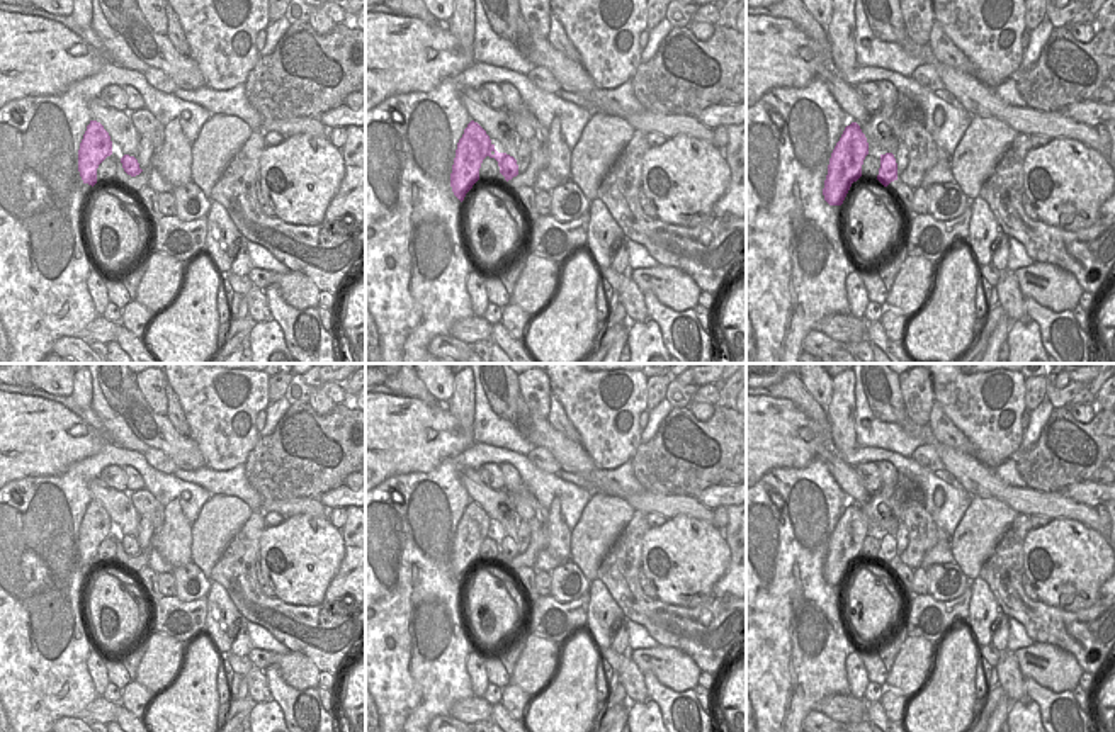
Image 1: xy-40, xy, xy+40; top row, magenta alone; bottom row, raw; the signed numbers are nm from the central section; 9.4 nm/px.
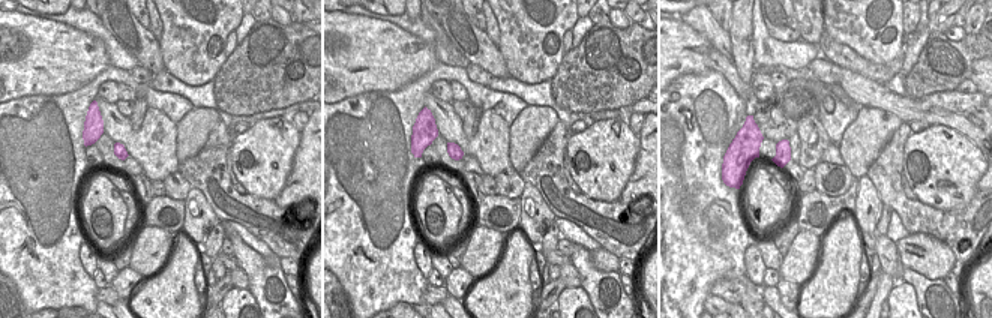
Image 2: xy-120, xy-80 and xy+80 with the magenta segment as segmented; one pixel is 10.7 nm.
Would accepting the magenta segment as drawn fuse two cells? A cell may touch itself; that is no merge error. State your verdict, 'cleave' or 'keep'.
cleave

